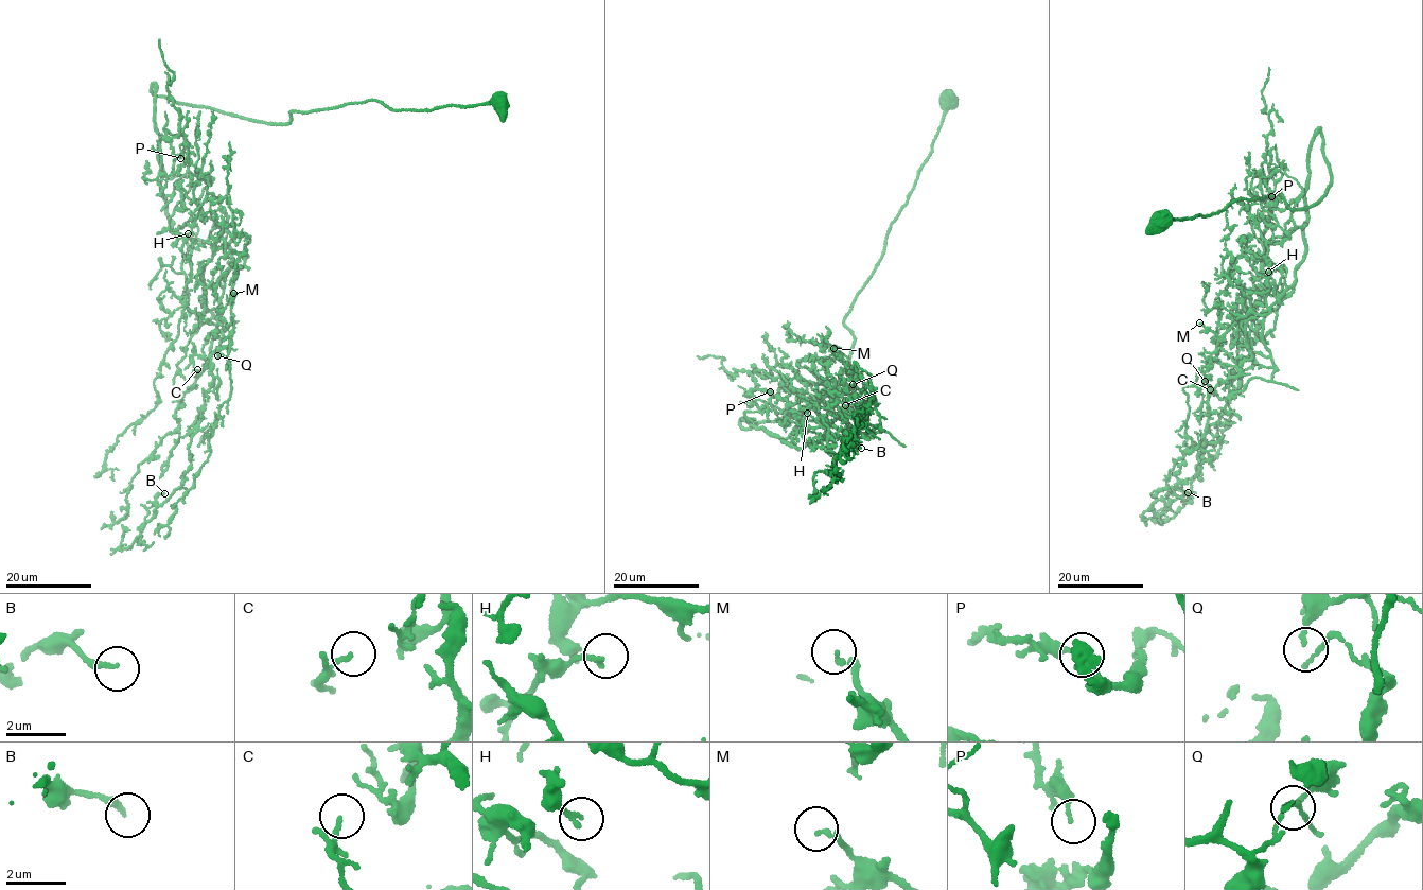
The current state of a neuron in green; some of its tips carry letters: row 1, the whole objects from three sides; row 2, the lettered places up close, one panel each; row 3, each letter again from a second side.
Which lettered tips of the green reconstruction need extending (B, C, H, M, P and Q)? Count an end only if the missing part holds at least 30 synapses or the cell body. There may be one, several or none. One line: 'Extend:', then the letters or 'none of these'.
Extend: M

